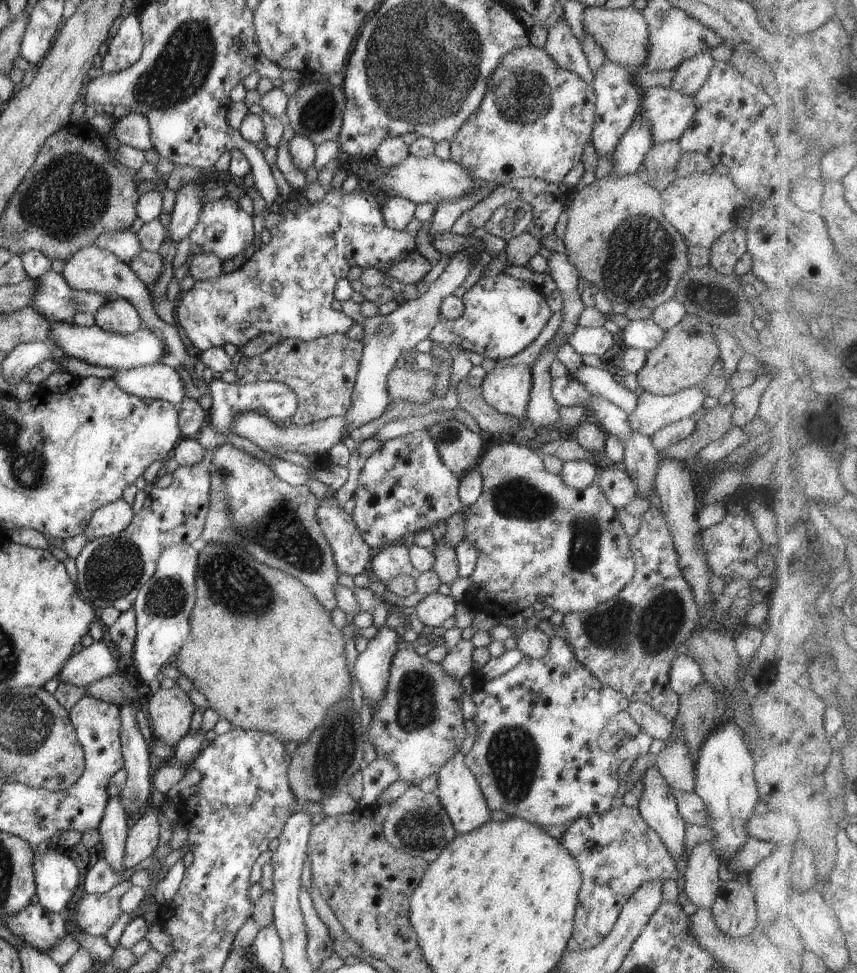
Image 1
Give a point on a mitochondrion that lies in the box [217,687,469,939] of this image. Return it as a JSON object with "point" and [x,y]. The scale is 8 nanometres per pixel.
{"point":[338,746]}

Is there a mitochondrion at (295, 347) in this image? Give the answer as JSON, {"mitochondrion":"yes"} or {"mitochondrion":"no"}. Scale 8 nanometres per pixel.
{"mitochondrion":"no"}

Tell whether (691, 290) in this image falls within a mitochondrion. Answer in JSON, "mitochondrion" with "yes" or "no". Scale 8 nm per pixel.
{"mitochondrion":"yes"}

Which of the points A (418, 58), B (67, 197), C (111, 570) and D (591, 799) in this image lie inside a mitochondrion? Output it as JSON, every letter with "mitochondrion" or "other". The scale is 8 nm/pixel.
{"A":"mitochondrion","B":"mitochondrion","C":"mitochondrion","D":"other"}

